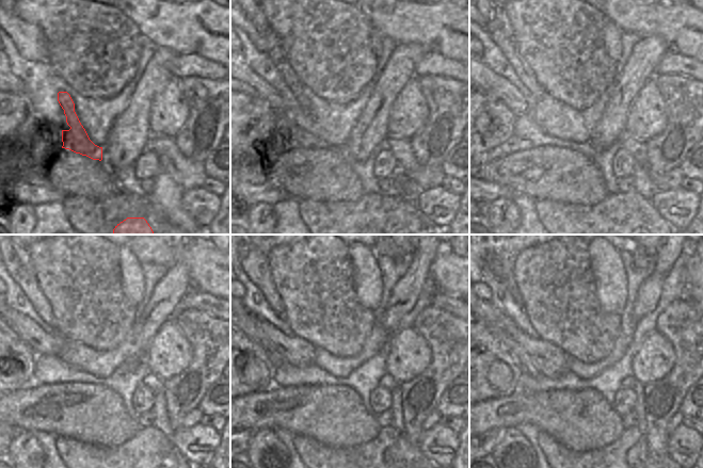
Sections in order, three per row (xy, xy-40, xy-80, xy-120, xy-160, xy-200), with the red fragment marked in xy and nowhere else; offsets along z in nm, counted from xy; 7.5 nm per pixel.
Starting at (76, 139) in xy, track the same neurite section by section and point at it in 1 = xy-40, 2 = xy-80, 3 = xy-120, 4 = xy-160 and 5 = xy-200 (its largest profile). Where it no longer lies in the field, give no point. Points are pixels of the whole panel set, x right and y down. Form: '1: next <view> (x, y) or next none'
1: next xy-40 (283, 66)
2: next xy-80 (496, 22)
3: next xy-120 (16, 259)
4: next xy-160 (255, 263)
5: next xy-200 (512, 288)

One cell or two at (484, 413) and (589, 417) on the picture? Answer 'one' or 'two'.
one

